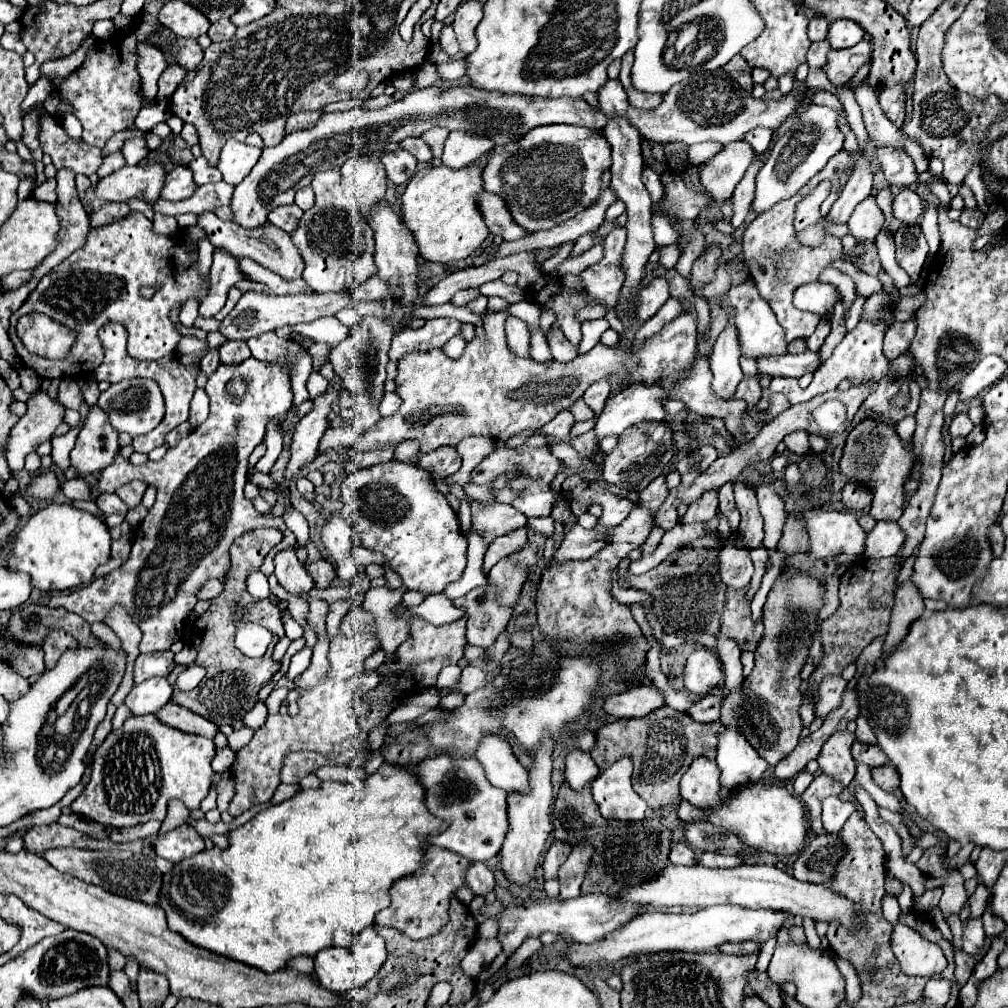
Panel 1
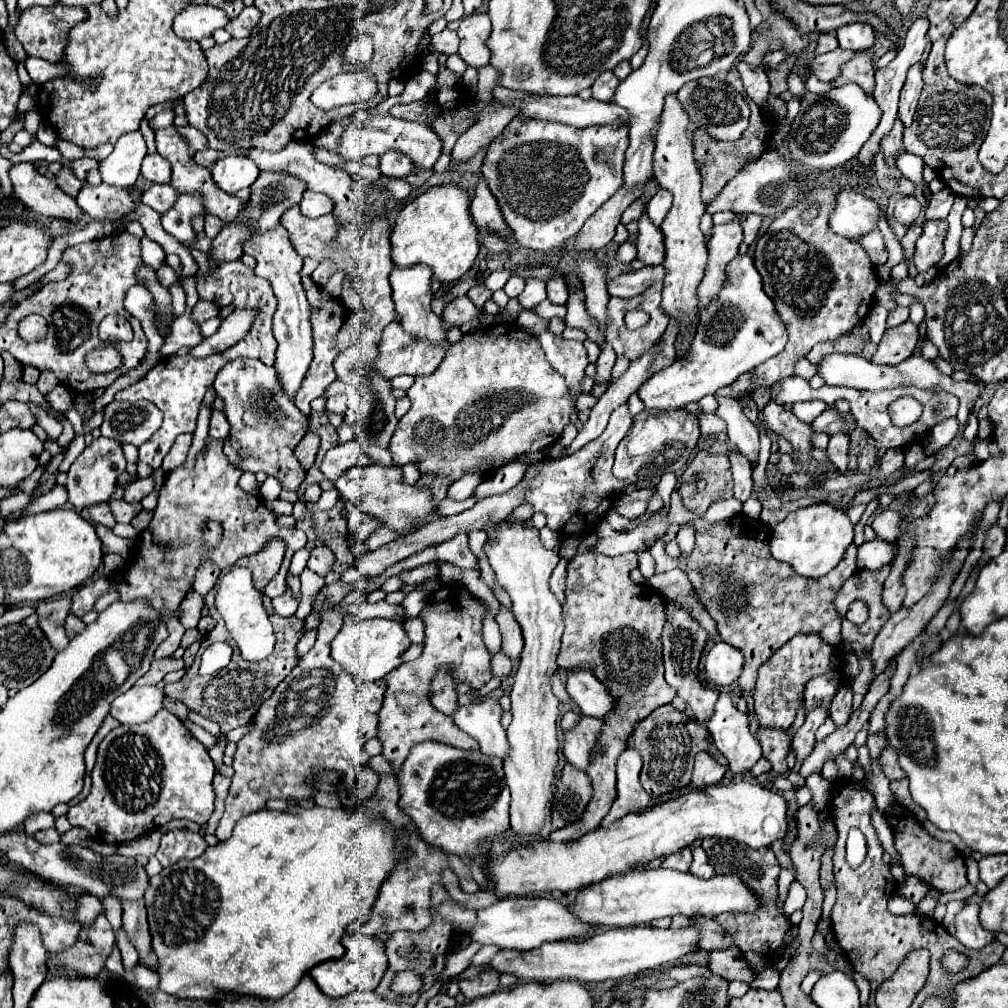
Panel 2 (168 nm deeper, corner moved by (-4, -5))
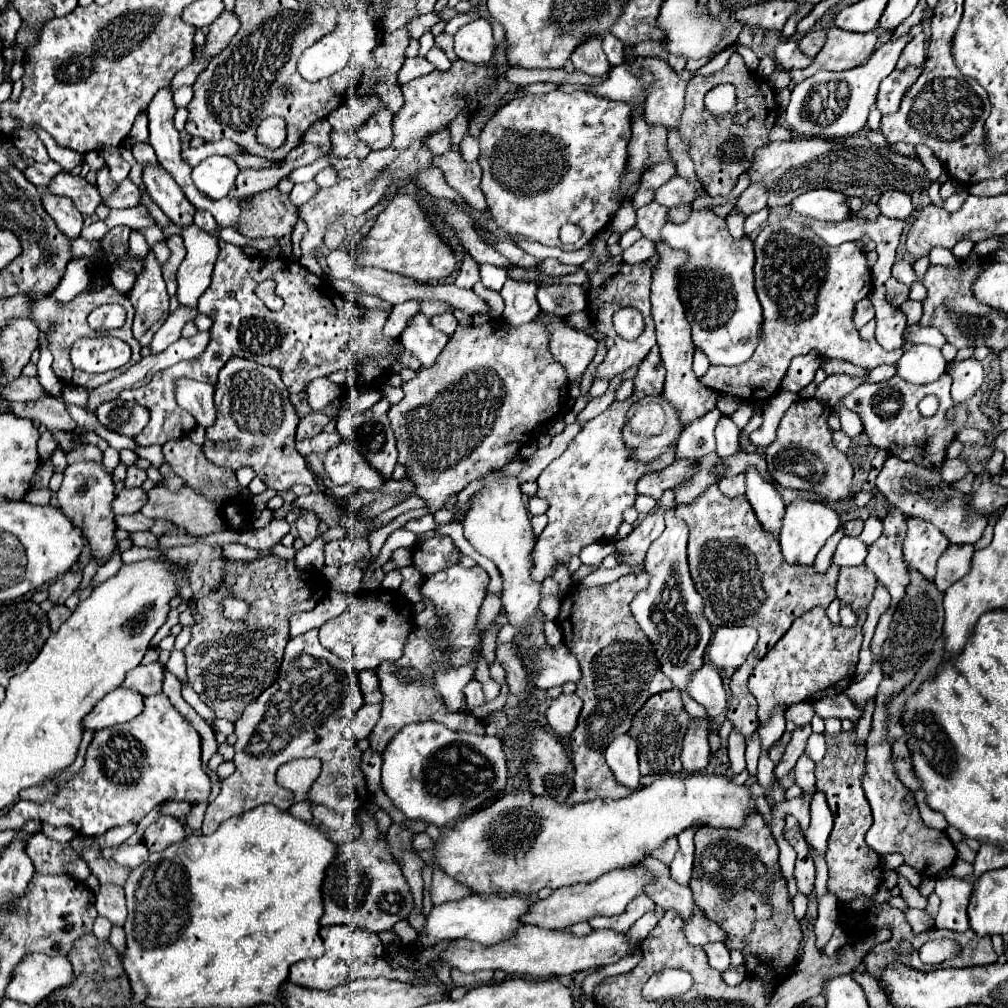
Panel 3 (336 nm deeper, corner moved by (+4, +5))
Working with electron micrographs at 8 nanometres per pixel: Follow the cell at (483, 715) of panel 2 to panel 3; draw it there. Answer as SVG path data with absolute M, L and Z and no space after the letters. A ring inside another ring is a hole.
M469 680L469 684L465 686L465 696L467 696L467 710L473 710L481 704L485 704L485 696L481 690L481 682L479 680Z

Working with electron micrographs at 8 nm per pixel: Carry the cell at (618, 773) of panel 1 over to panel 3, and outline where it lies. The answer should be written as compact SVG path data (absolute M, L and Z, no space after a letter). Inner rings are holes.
M621 734L607 746L605 756L607 756L607 766L615 774L617 782L635 790L641 778L637 742L629 734Z

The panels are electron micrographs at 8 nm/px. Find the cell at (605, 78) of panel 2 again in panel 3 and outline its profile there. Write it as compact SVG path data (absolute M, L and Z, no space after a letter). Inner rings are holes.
M593 36L593 40L585 40L585 44L581 44L581 48L577 48L577 52L573 52L571 60L573 66L589 76L603 76L611 66L603 54L601 48L603 38Z

